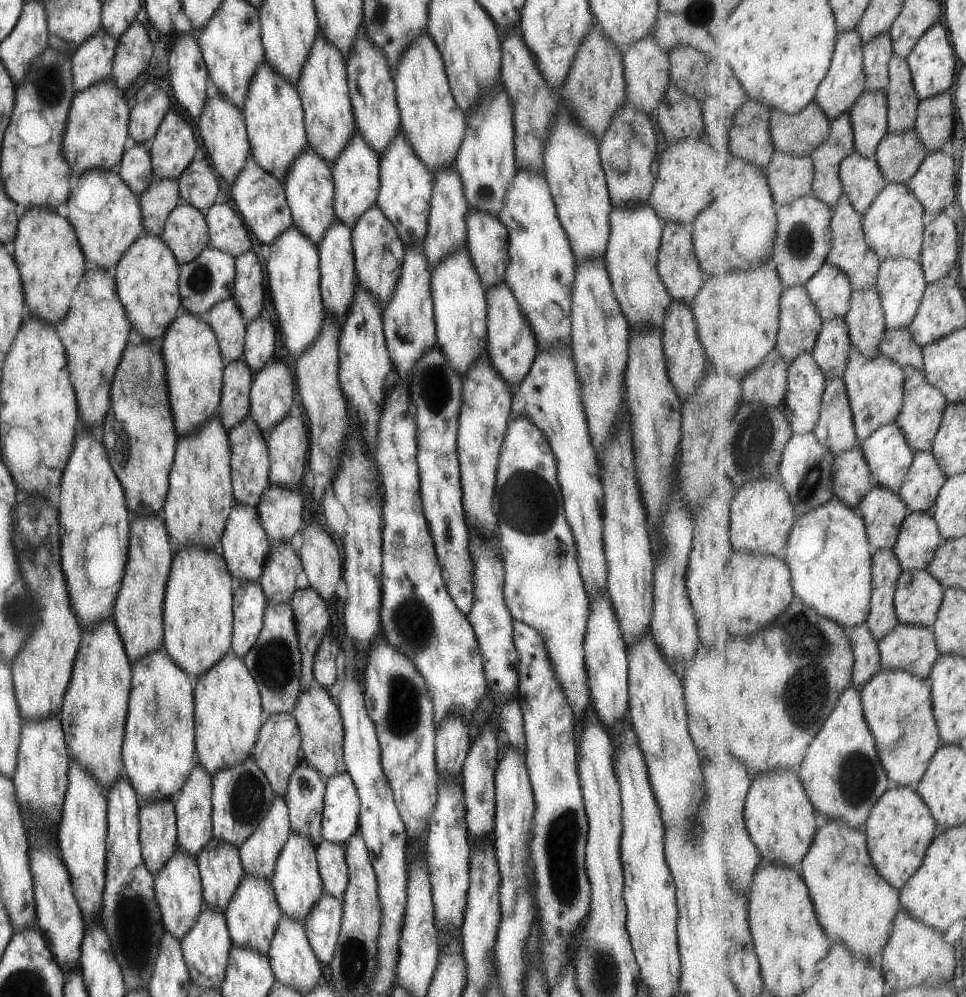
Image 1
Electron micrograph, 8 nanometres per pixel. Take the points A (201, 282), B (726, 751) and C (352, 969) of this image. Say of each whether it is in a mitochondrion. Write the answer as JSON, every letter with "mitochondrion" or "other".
{"A":"mitochondrion","B":"other","C":"mitochondrion"}

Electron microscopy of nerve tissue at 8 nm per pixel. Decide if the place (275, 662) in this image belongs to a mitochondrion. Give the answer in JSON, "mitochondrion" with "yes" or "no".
{"mitochondrion":"yes"}

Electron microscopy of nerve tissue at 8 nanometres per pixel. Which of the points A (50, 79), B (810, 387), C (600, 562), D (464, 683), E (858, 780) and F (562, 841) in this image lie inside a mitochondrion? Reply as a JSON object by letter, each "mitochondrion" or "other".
{"A":"mitochondrion","B":"other","C":"other","D":"other","E":"mitochondrion","F":"mitochondrion"}

